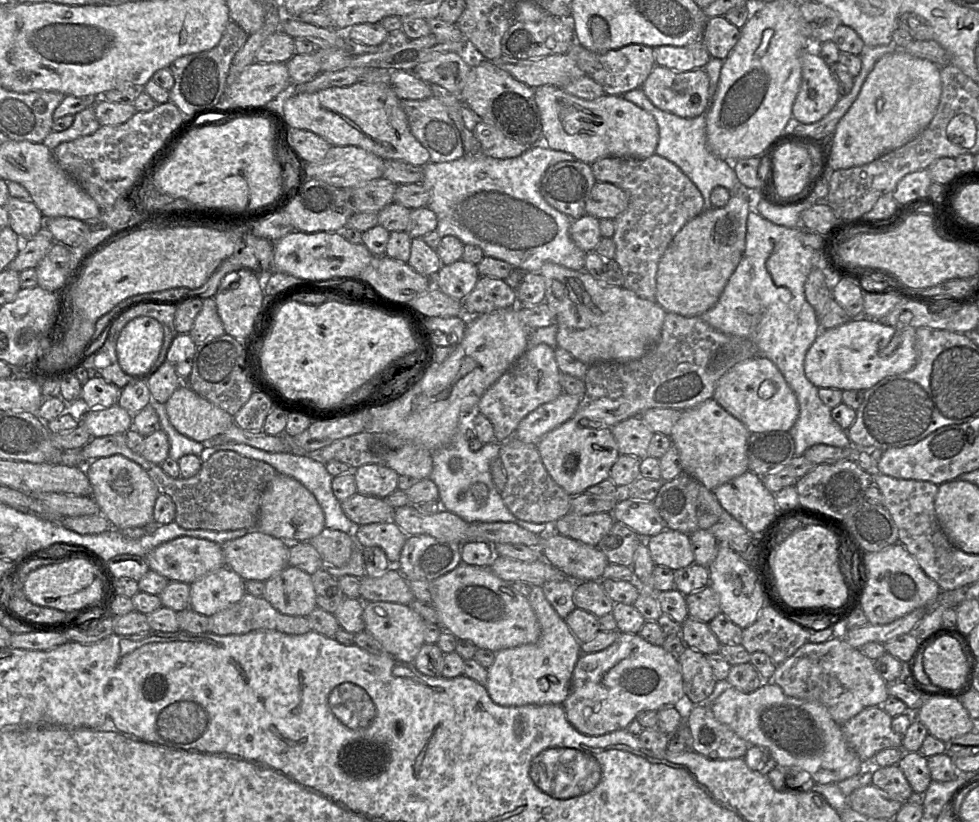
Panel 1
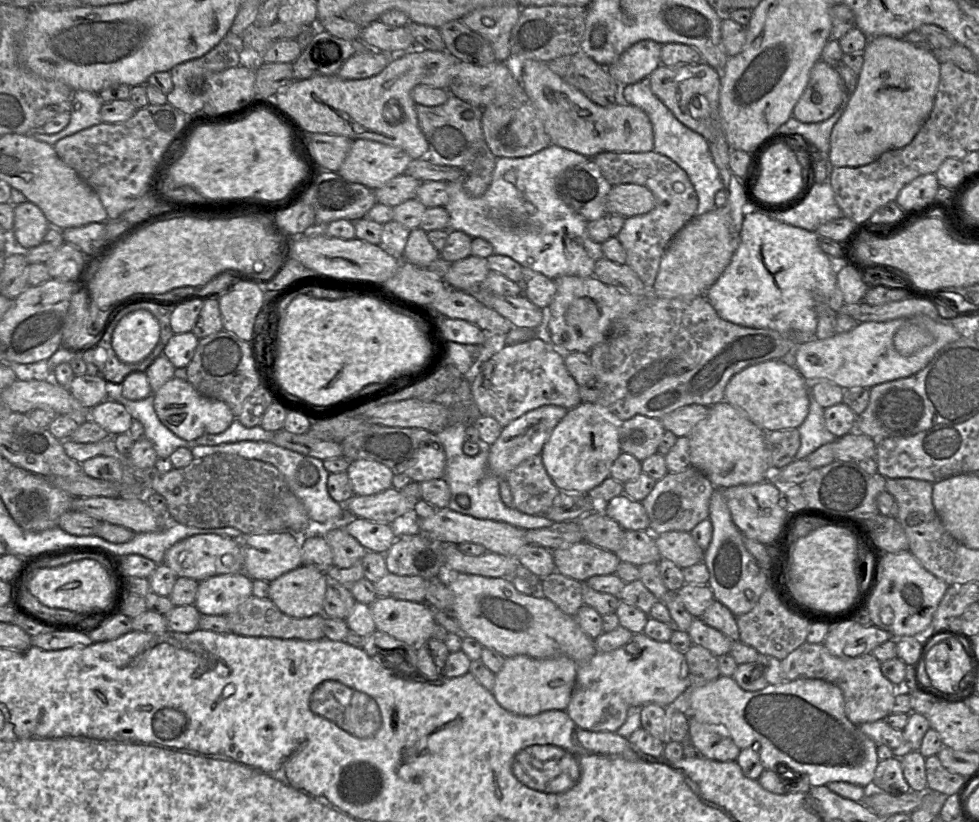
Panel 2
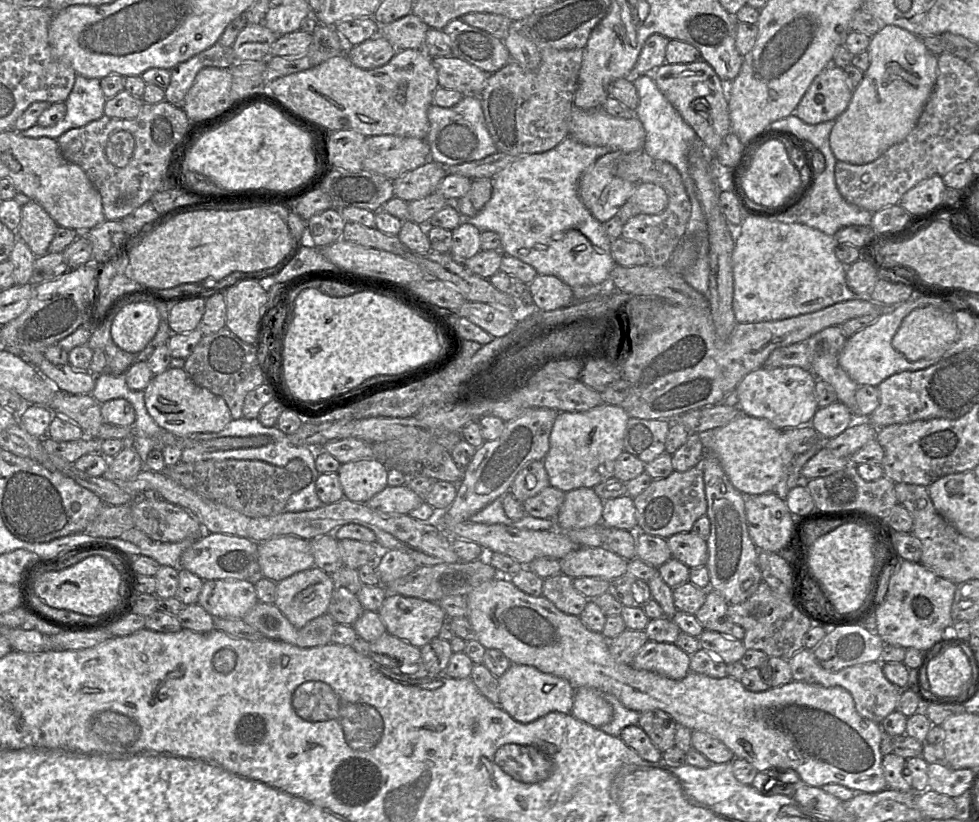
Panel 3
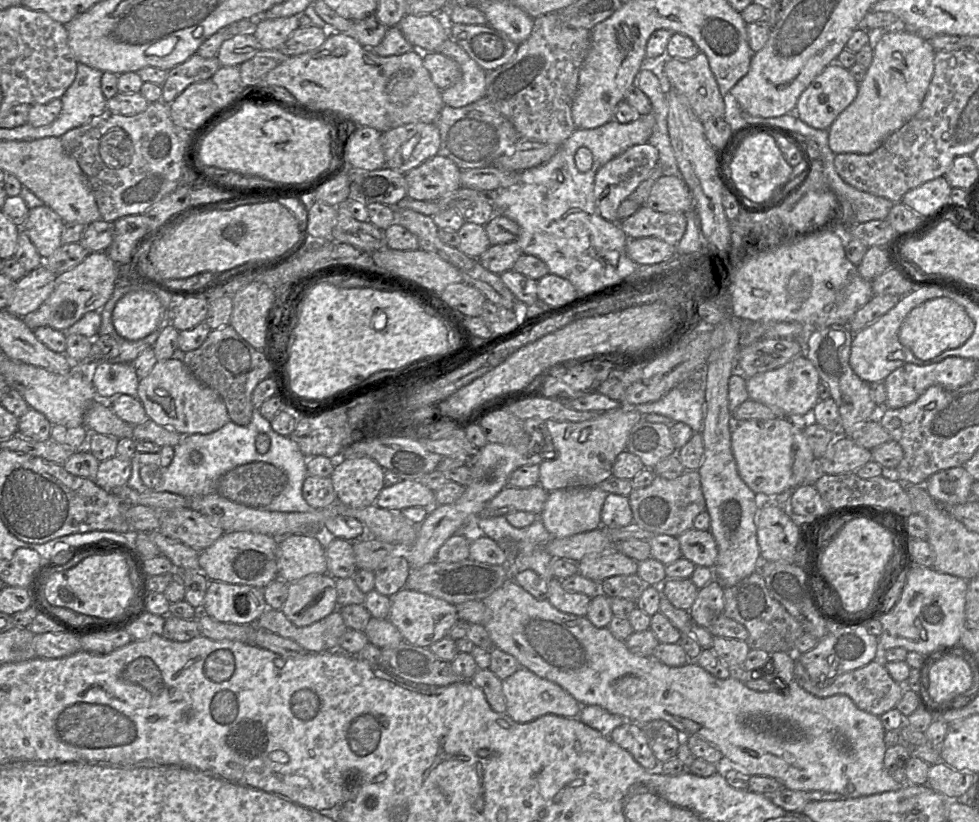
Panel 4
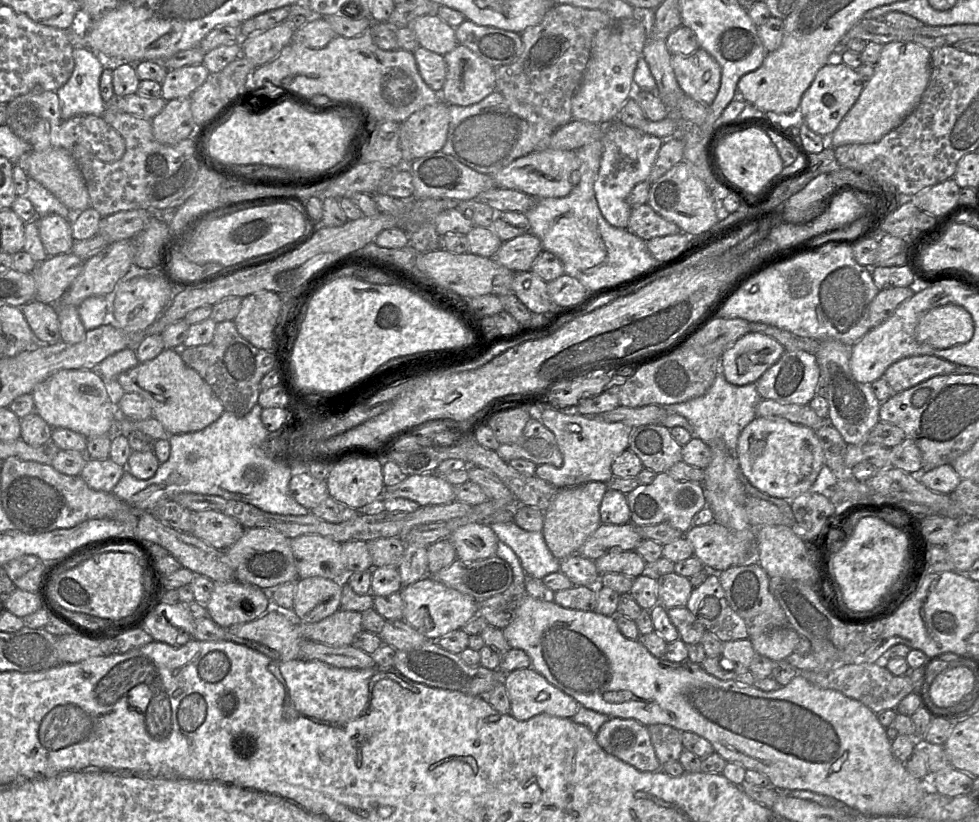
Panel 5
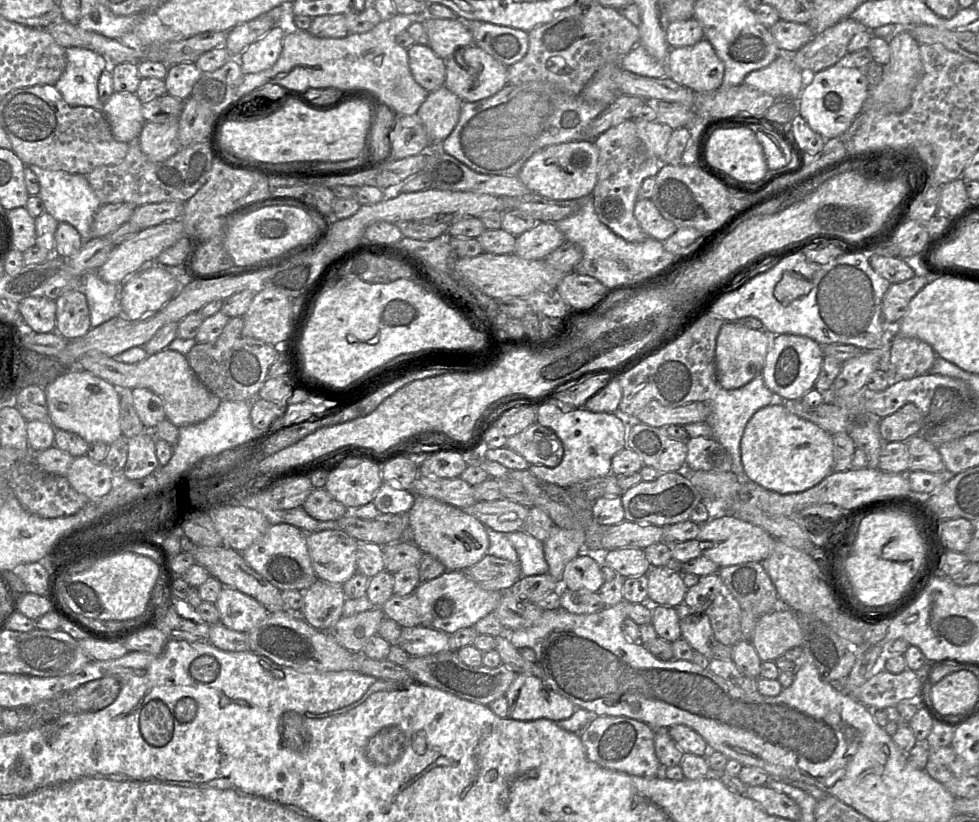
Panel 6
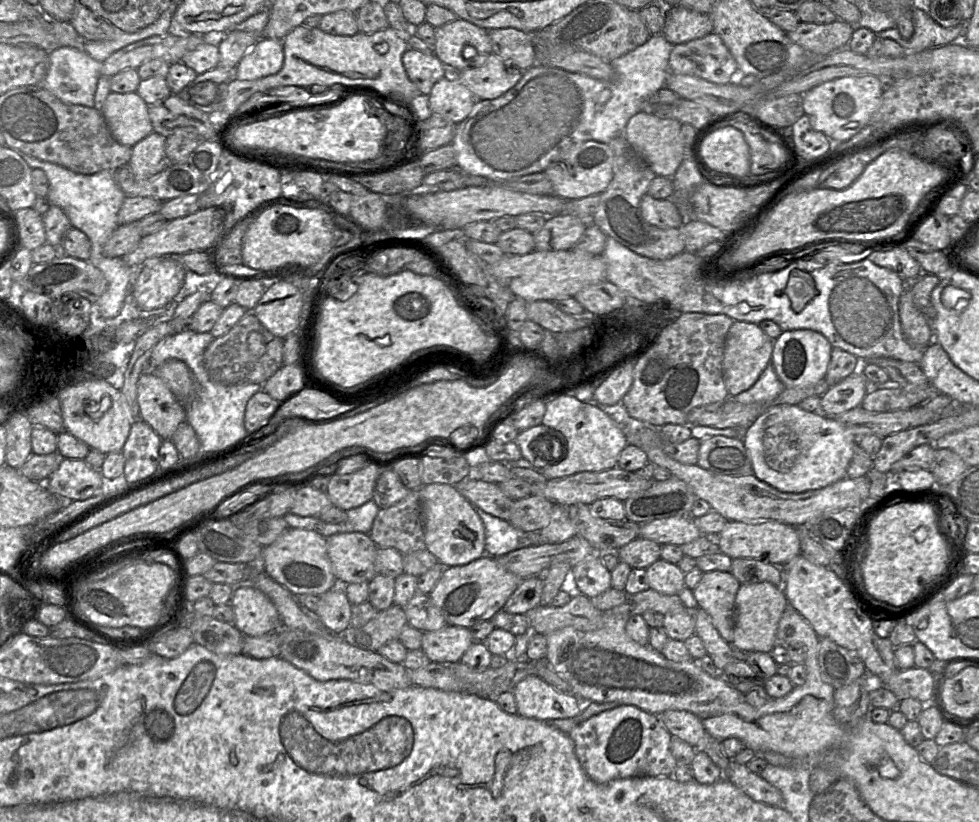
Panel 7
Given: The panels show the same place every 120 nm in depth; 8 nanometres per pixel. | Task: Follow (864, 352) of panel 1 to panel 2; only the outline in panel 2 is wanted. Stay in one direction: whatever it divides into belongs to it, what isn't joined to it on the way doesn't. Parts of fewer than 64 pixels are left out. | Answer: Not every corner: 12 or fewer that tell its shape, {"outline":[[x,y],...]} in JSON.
{"outline":[[928,316],[859,323],[795,347],[808,382],[872,388],[961,337]]}

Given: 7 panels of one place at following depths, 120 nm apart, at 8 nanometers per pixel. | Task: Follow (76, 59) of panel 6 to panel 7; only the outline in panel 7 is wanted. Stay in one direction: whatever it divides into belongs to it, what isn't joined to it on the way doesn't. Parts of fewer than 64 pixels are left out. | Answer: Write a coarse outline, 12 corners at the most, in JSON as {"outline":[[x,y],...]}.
{"outline":[[85,51],[49,53],[40,84],[66,104],[94,108],[102,63]]}

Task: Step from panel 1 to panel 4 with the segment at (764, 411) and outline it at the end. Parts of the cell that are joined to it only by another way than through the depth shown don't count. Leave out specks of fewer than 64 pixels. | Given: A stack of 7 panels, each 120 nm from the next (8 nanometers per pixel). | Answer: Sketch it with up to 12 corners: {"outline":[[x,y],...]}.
{"outline":[[802,354],[746,379],[749,399],[805,420],[820,377]]}

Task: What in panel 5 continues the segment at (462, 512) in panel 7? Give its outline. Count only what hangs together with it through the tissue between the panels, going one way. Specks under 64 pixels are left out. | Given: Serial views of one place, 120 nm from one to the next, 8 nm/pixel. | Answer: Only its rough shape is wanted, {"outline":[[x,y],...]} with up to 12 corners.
{"outline":[[468,523],[449,538],[457,559],[496,555],[490,525]]}

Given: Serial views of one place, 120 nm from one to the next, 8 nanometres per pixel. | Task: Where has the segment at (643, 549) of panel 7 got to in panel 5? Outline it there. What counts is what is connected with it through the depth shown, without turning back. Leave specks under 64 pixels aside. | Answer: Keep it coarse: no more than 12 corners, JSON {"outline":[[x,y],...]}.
{"outline":[[635,550],[595,560],[600,575],[637,578],[648,564]]}

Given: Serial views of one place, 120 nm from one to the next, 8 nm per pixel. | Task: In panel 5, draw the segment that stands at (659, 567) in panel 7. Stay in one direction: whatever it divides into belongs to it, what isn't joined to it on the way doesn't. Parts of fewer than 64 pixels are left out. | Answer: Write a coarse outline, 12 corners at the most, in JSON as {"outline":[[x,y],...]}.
{"outline":[[674,571],[657,577],[658,605],[686,607],[689,578]]}

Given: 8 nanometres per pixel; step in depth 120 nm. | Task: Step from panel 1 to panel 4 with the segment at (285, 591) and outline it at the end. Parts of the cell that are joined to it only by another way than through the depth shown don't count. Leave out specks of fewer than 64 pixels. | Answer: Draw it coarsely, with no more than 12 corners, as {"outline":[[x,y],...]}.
{"outline":[[310,574],[288,583],[281,609],[298,627],[338,608],[336,580]]}

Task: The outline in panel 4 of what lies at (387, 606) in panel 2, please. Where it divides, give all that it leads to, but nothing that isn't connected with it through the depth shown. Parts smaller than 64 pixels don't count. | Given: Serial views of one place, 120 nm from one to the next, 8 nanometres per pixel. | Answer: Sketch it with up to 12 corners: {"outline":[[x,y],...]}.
{"outline":[[404,587],[389,621],[404,641],[430,647],[459,620],[455,605]]}

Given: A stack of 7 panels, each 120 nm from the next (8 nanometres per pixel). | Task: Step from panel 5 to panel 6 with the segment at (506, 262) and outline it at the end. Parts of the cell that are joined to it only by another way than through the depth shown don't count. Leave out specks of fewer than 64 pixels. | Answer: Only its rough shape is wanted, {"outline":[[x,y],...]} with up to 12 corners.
{"outline":[[552,222],[516,237],[514,254],[545,259],[562,245],[564,234]]}

